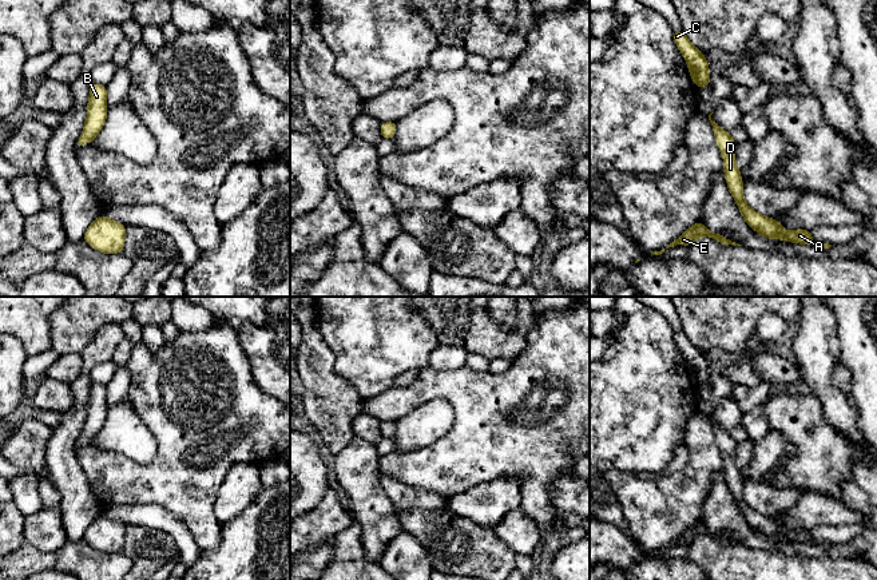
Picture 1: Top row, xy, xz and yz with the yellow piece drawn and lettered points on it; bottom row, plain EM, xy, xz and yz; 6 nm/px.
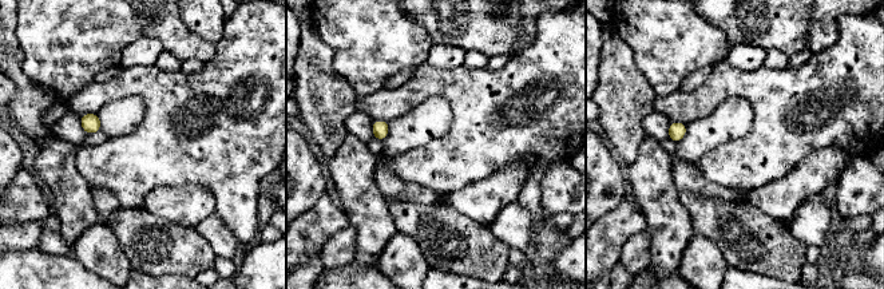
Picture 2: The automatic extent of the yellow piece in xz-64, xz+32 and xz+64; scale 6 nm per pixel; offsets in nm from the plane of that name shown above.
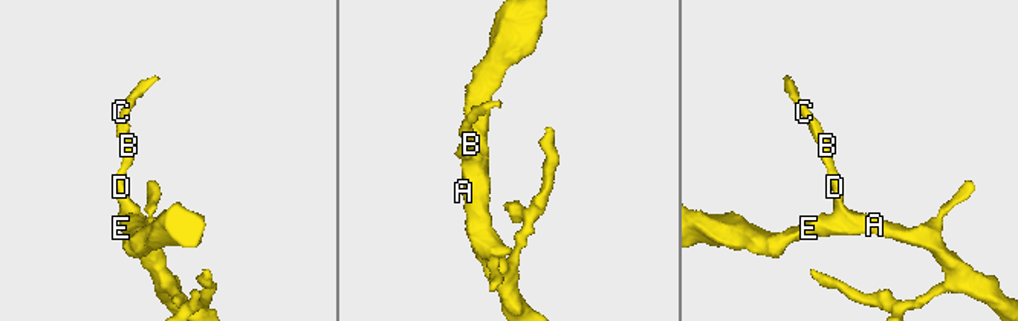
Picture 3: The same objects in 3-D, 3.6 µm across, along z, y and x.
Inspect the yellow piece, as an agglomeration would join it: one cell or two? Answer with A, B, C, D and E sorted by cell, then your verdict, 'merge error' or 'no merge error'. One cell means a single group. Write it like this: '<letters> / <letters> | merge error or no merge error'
A B C D E | no merge error

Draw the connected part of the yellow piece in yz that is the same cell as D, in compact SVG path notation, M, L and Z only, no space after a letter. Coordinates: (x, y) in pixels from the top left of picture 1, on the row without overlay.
M711 412L709 414L709 420L713 425L713 432L715 434L717 445L722 453L725 461L725 477L727 481L727 488L731 492L741 515L746 520L746 523L769 539L783 539L786 541L802 543L802 544L820 544L825 548L832 547L829 543L816 541L811 537L811 531L797 528L794 531L785 531L782 528L782 523L779 520L773 520L770 516L761 515L755 512L743 498L743 480L741 478L741 470L737 465L734 450L735 450L735 440L730 433L727 433L718 422L711 420Z

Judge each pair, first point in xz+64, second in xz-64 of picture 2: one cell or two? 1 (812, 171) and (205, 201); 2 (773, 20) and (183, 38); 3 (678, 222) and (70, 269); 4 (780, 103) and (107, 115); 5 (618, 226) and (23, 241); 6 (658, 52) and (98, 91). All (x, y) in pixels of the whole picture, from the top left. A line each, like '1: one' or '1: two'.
1: one
2: one
3: two
4: two
5: two
6: two

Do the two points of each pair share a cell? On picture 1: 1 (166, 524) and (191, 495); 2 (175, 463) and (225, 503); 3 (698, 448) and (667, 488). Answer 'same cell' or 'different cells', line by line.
1: different cells
2: different cells
3: same cell

